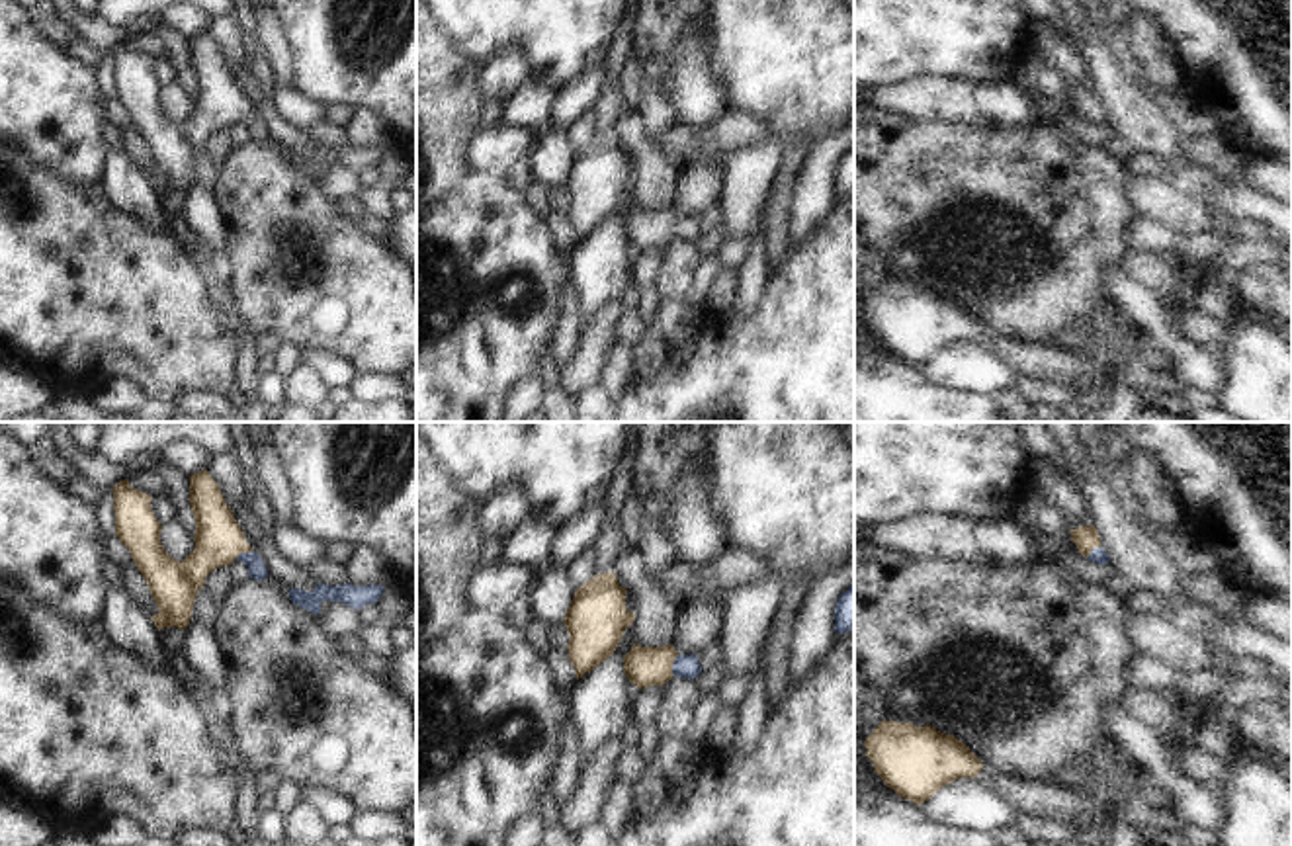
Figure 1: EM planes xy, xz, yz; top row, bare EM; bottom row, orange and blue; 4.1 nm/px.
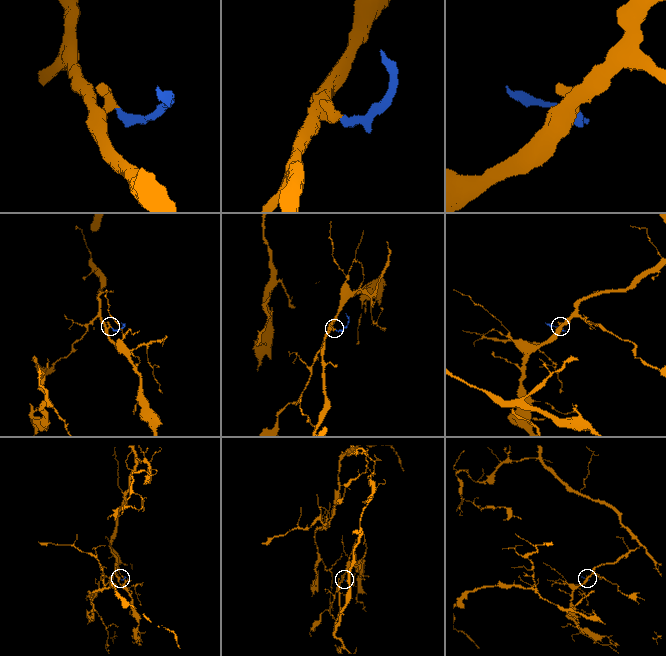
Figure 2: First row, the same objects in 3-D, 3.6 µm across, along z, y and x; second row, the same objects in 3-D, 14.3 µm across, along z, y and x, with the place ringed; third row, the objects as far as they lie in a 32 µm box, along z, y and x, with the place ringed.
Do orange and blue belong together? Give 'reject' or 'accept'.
accept

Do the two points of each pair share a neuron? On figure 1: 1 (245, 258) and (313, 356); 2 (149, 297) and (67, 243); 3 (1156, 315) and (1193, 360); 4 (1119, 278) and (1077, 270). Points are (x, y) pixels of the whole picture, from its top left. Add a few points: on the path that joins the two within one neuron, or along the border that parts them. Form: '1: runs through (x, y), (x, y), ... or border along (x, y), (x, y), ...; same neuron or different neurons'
1: border along (301, 348), (327, 348), (343, 356), (350, 366); different neurons
2: runs through (129, 297), (122, 297), (86, 262); same neuron
3: runs through (1160, 327), (1181, 348); same neuron
4: border along (1113, 266), (1105, 272), (1105, 288), (1119, 309); different neurons

